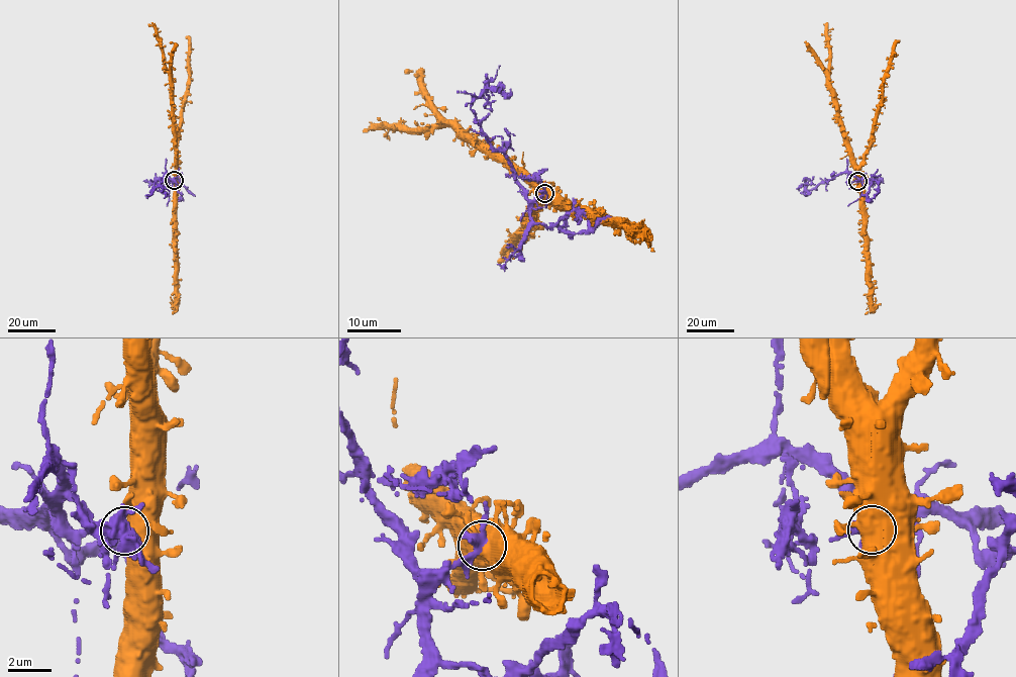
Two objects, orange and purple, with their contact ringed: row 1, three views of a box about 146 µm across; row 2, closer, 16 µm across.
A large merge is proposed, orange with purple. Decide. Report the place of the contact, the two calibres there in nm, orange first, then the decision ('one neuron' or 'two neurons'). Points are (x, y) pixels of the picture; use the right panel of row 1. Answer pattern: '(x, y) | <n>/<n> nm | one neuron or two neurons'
(857, 181) | 600/400 nm | two neurons

